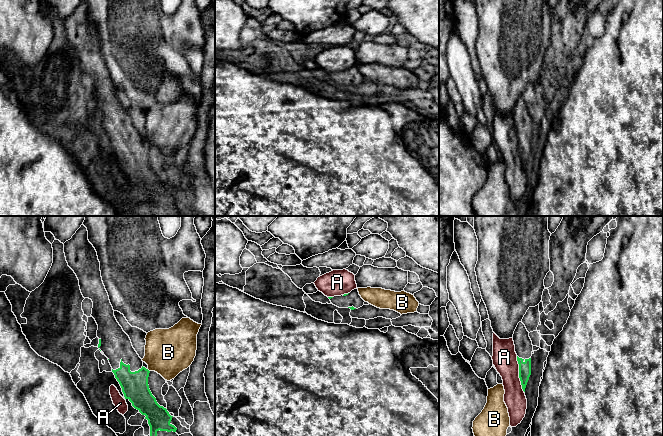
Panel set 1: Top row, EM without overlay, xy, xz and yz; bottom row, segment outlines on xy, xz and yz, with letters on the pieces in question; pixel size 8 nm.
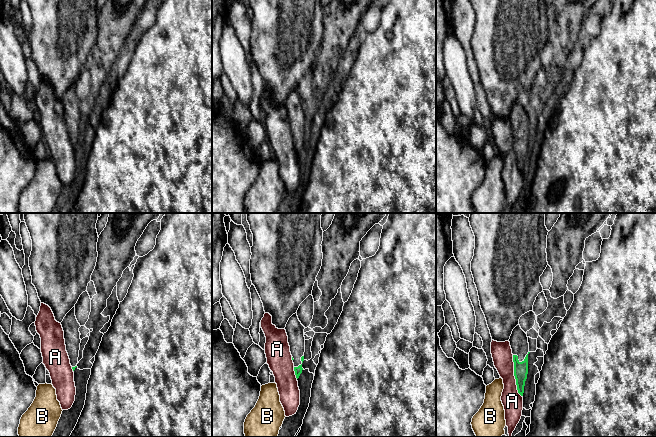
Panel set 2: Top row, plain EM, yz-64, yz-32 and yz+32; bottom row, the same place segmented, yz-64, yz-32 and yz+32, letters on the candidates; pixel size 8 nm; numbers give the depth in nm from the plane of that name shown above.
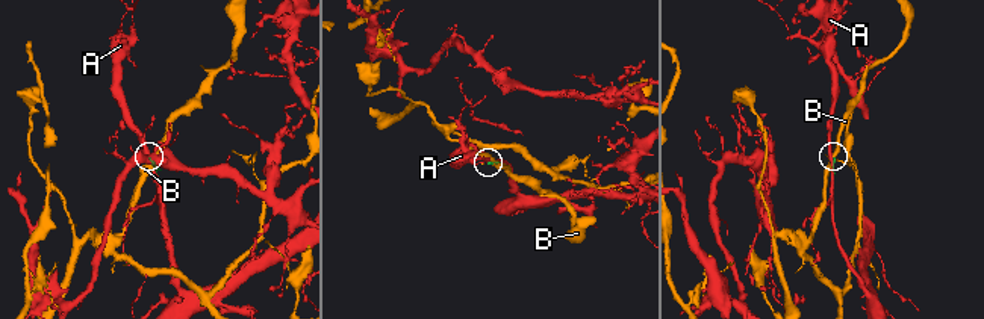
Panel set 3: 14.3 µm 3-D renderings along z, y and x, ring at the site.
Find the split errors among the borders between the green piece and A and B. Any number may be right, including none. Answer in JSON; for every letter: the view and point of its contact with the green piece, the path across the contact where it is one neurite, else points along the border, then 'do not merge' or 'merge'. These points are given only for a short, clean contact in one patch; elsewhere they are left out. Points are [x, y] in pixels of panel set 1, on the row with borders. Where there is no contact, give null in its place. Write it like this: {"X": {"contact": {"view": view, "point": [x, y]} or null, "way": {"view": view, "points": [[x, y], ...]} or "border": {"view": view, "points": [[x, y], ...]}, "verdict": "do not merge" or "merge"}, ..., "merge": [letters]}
{"A": {"contact": {"view": "yz", "point": [519, 374]}, "verdict": "do not merge"}, "B": {"contact": {"view": "xy", "point": [148, 370]}, "border": {"view": "xy", "points": [[147, 369], [149, 371]]}, "verdict": "do not merge"}, "merge": []}

